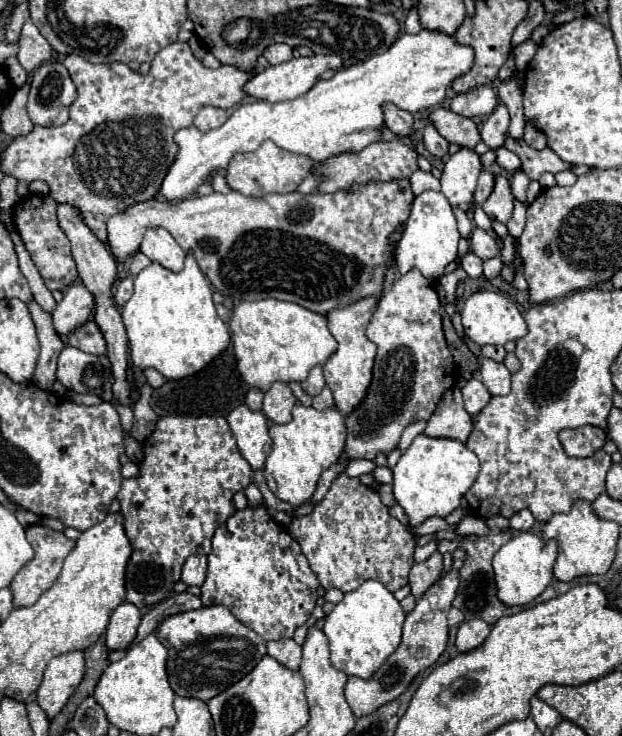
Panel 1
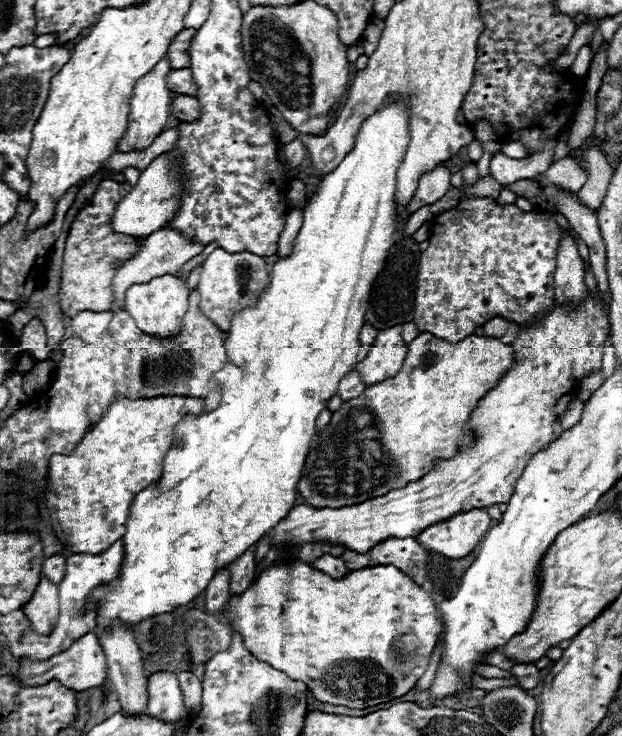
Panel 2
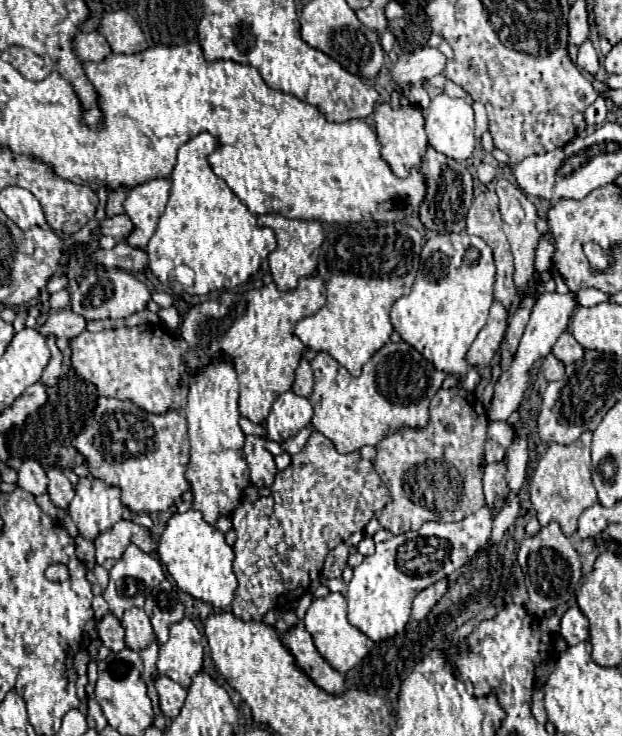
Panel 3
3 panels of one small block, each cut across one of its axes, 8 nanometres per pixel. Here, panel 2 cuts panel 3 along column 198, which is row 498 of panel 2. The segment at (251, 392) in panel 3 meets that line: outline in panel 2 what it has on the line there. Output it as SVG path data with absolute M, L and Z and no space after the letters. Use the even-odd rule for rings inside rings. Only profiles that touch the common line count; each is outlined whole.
M422 332L408 344L408 354L396 376L372 384L358 398L344 402L340 410L332 414L330 424L320 434L316 434L308 462L304 464L302 478L298 482L300 496L318 508L340 508L382 496L424 476L430 470L430 462L434 458L454 456L456 446L464 442L464 422L478 406L478 400L508 372L512 362L512 348L504 346L496 338L468 336L454 344L444 338L436 338L430 332Z

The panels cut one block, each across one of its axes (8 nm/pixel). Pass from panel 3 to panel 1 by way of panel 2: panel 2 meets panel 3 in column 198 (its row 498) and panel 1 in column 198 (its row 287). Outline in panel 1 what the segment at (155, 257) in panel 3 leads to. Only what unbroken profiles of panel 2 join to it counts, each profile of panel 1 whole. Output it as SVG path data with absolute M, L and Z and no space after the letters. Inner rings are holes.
M192 254L186 256L182 272L170 272L152 262L134 276L134 294L120 308L130 342L130 358L138 370L154 368L164 378L186 378L200 372L230 344L226 324L218 318L212 290Z

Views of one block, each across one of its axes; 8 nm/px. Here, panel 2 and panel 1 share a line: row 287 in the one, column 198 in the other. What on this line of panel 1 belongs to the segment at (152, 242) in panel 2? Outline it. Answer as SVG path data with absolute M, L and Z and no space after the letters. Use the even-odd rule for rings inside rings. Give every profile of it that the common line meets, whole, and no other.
M206 106L202 108L196 118L194 118L194 126L198 130L212 130L216 126L222 126L226 122L226 112L220 110L220 108L212 108L212 106Z

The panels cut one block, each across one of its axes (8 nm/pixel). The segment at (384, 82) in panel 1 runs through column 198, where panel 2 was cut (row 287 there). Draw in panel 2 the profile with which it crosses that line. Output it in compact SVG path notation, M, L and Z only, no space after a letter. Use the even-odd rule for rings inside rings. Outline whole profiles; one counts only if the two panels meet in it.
M164 274L156 276L146 284L134 284L126 292L124 310L134 318L136 326L146 334L156 334L162 338L168 338L178 332L182 316L188 312L188 288L186 282L178 276Z

